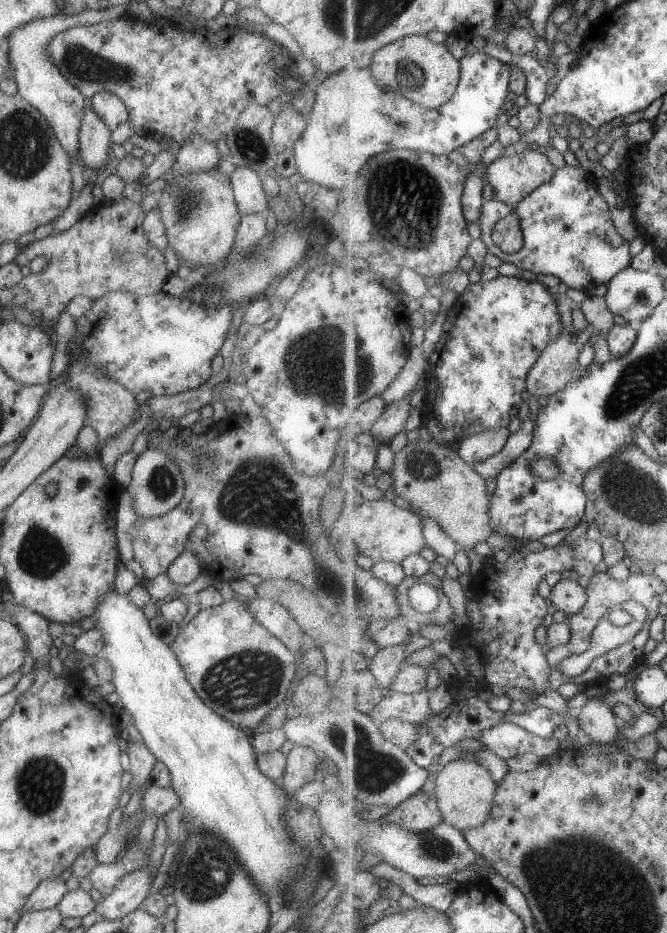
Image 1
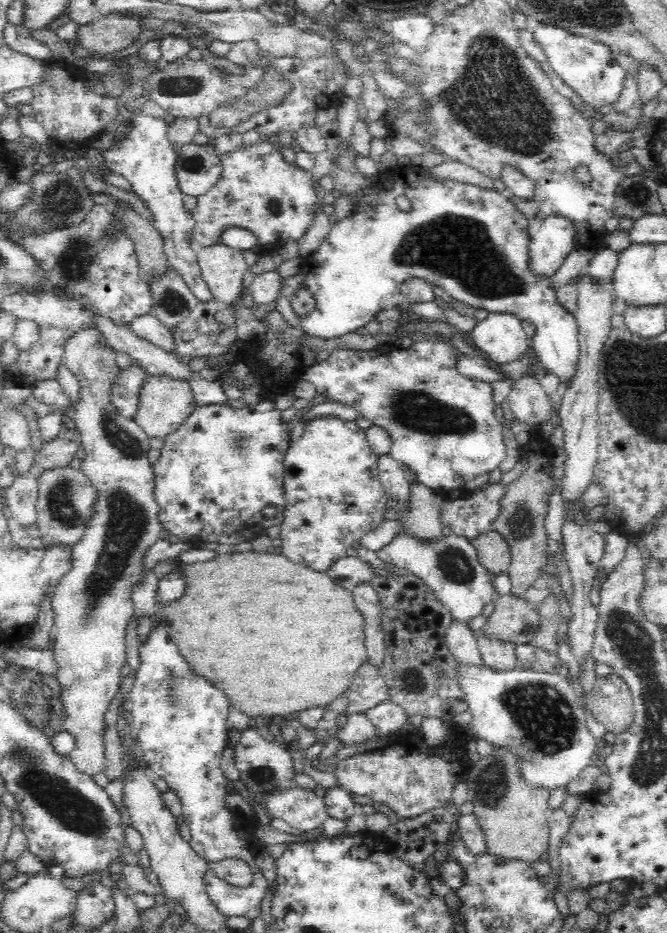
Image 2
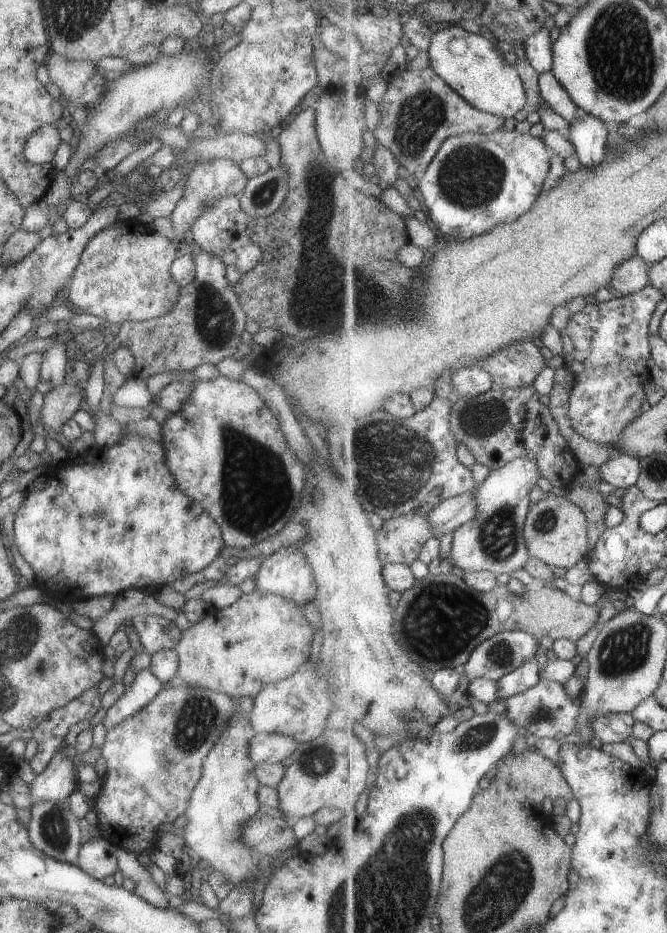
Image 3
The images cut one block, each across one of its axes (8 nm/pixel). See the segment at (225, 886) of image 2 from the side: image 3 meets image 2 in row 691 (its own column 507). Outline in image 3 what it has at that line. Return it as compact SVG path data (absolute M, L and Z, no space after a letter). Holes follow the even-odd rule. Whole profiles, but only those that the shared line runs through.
M499 129L493 134L463 133L449 137L419 179L429 221L439 234L473 238L497 222L525 214L539 198L551 170L551 150L542 137Z

